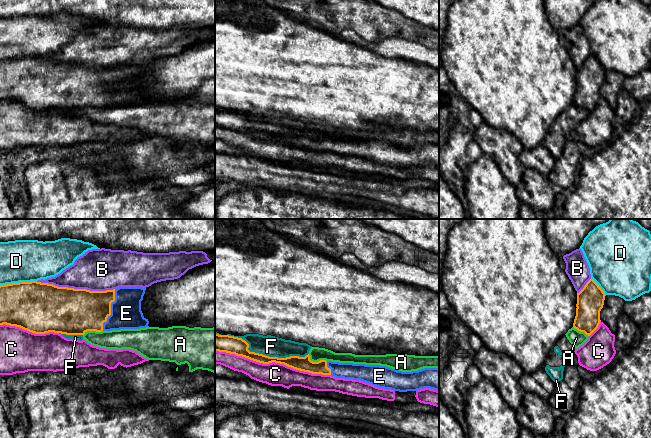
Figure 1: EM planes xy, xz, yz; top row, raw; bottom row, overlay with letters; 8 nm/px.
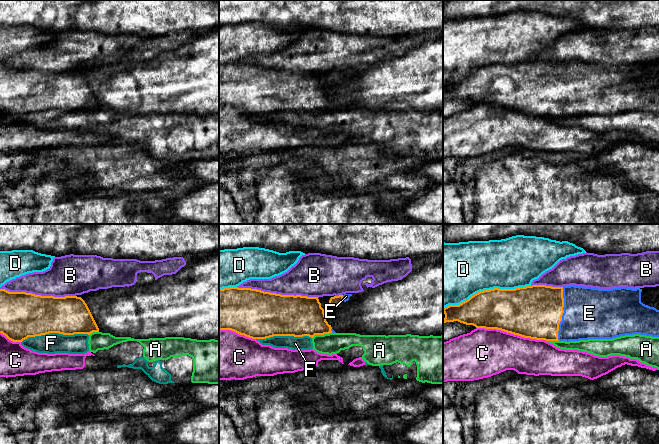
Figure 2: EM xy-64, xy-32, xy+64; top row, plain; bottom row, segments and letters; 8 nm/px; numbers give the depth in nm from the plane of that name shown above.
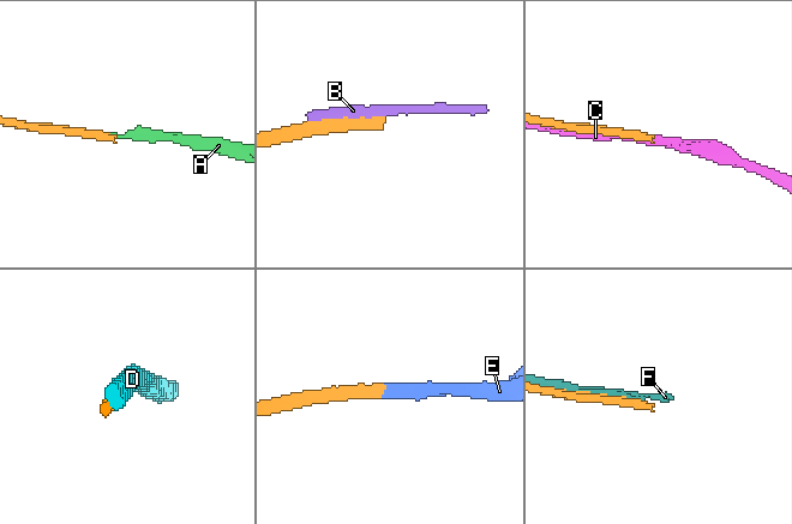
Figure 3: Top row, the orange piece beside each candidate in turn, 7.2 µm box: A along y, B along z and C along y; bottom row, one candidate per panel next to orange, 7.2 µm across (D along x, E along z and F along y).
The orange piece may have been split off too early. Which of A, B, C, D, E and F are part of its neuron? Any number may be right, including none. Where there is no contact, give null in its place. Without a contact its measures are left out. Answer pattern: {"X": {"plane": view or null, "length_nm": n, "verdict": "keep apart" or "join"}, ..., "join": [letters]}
{"A": {"plane": "xz", "length_nm": 160, "verdict": "keep apart"}, "B": {"plane": "xy", "length_nm": 650, "verdict": "keep apart"}, "C": {"plane": "xz", "length_nm": 950, "verdict": "keep apart"}, "D": {"plane": "xy", "length_nm": 300, "verdict": "keep apart"}, "E": {"plane": "xy", "length_nm": 360, "verdict": "join"}, "F": {"plane": "xz", "length_nm": 700, "verdict": "keep apart"}, "join": ["E"]}

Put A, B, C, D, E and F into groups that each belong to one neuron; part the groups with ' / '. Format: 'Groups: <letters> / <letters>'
Groups: A F / B / C / D / E

